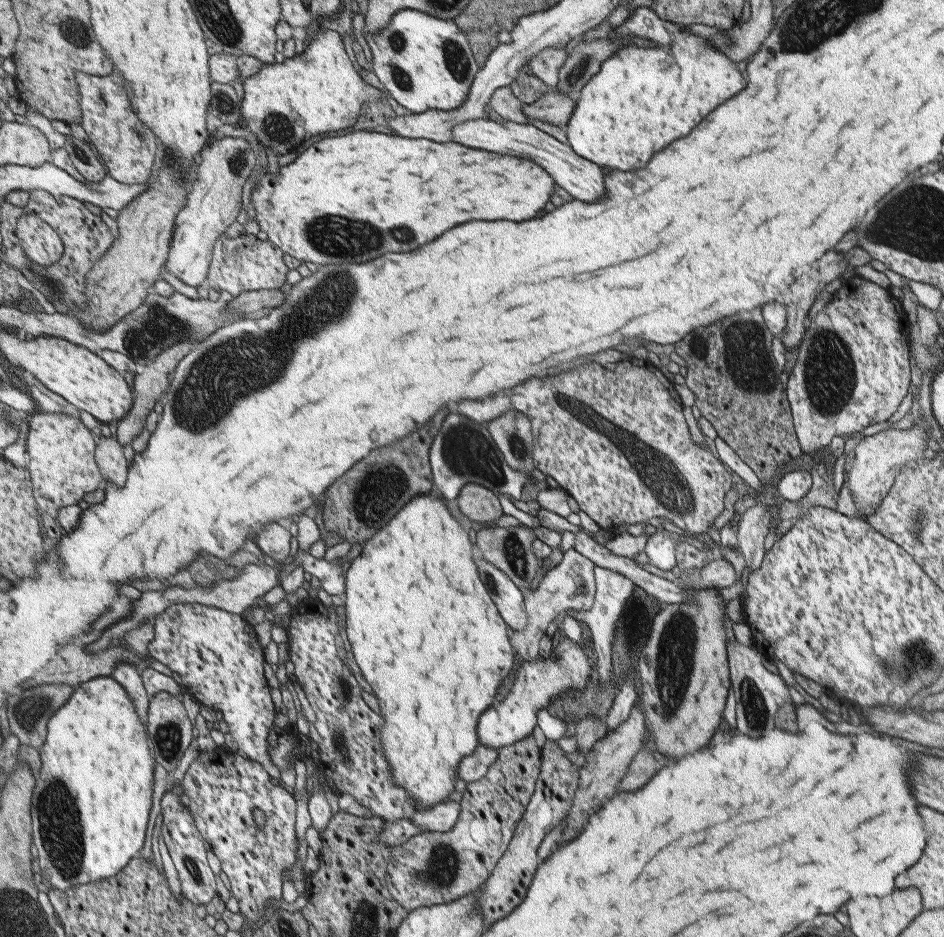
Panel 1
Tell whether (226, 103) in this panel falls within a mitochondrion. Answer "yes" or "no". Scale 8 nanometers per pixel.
yes

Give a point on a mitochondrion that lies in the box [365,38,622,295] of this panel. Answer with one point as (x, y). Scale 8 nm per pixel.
(576, 73)

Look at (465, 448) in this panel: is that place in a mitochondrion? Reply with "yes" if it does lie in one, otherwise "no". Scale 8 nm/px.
yes

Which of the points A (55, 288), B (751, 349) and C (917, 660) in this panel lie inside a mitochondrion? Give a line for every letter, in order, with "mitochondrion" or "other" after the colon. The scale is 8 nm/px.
A: mitochondrion
B: mitochondrion
C: mitochondrion

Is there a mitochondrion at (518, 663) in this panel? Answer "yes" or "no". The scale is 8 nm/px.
no

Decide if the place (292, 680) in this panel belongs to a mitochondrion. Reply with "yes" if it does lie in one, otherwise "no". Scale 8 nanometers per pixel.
no

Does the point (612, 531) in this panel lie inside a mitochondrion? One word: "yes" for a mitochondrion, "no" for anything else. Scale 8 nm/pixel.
no

